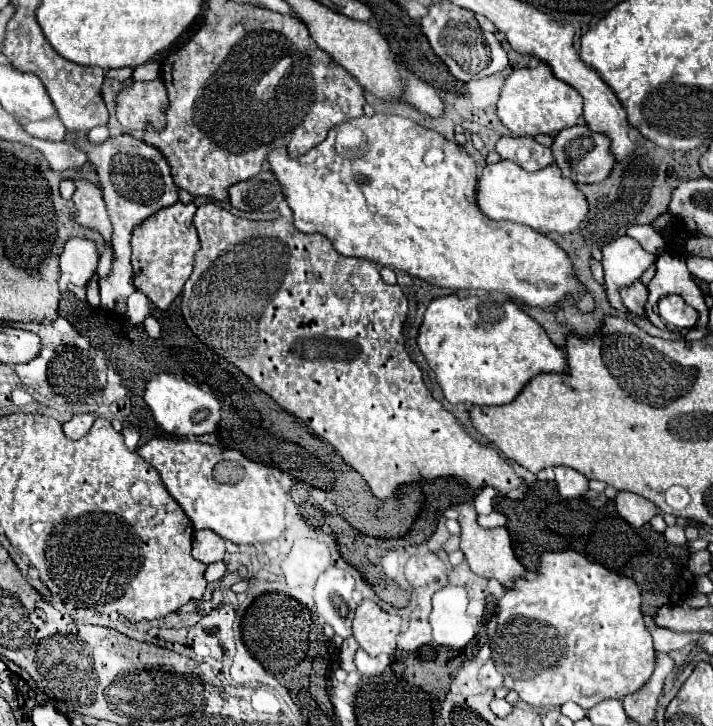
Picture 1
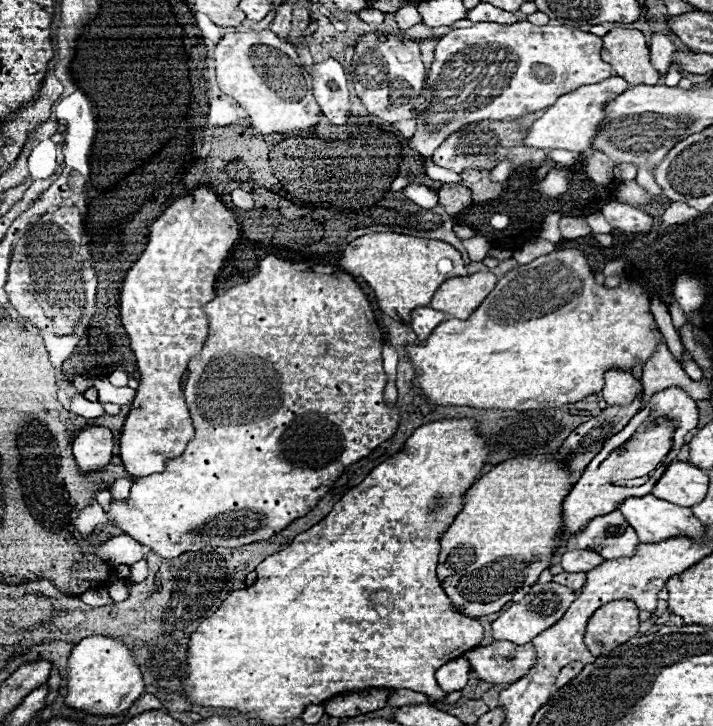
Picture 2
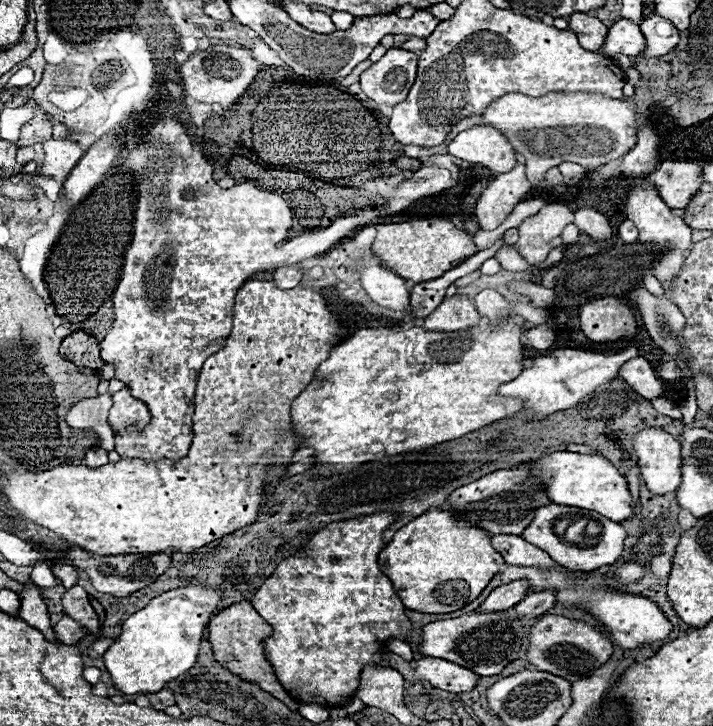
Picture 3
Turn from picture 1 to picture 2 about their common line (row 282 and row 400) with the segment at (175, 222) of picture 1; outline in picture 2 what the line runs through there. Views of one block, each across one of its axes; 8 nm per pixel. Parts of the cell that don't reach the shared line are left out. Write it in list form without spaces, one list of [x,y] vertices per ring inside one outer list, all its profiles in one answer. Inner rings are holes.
[[[208,186],[196,188],[190,196],[182,196],[168,206],[168,210],[152,224],[152,232],[148,236],[148,244],[140,258],[126,272],[126,280],[120,292],[120,316],[124,322],[124,330],[130,340],[132,354],[136,356],[136,364],[140,370],[140,388],[132,402],[132,410],[124,424],[120,436],[120,458],[128,474],[148,476],[158,474],[166,466],[166,460],[178,458],[184,450],[172,450],[176,444],[190,442],[190,430],[194,430],[190,422],[190,414],[186,408],[184,392],[182,392],[182,376],[186,372],[188,360],[194,358],[202,350],[202,342],[208,334],[208,318],[202,312],[202,306],[214,298],[214,280],[224,266],[234,242],[238,240],[240,226],[234,220],[234,214],[218,200],[218,196]],[[158,394],[162,394],[162,410],[158,408]],[[162,414],[162,418],[160,418]]]

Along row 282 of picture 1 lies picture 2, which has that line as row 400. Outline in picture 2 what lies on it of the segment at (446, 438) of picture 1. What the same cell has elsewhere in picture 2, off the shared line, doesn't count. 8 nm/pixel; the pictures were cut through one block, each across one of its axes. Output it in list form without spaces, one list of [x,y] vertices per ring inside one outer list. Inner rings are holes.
[[[266,256],[260,262],[258,276],[250,278],[246,284],[238,284],[226,290],[224,294],[216,296],[212,302],[204,304],[204,312],[208,316],[208,338],[202,346],[202,352],[188,362],[188,378],[184,386],[184,396],[196,428],[194,440],[190,440],[182,456],[168,460],[164,472],[144,476],[136,484],[132,484],[130,498],[126,502],[114,500],[108,512],[112,524],[122,528],[124,534],[132,536],[140,544],[150,546],[162,558],[176,558],[184,552],[196,552],[206,548],[208,544],[212,548],[218,546],[238,548],[238,544],[252,544],[272,538],[288,524],[292,524],[296,518],[306,516],[318,504],[318,500],[334,486],[336,478],[342,476],[344,468],[368,456],[376,446],[392,438],[396,428],[400,426],[398,406],[396,404],[390,406],[384,400],[384,388],[388,376],[382,368],[380,328],[376,324],[366,294],[360,290],[360,286],[348,272],[332,265],[309,265],[306,262],[292,262],[280,260],[276,256]]]

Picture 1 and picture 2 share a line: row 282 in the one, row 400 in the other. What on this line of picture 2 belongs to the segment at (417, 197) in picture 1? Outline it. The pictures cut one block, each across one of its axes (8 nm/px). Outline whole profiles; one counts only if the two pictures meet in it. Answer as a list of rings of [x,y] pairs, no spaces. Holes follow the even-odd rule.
[[[558,248],[510,270],[468,320],[448,318],[434,328],[424,344],[406,346],[406,350],[416,368],[416,388],[436,404],[540,410],[600,392],[604,388],[604,372],[608,370],[632,370],[636,364],[646,364],[658,348],[660,336],[656,328],[648,294],[638,282],[626,280],[616,288],[596,284],[580,250]]]

